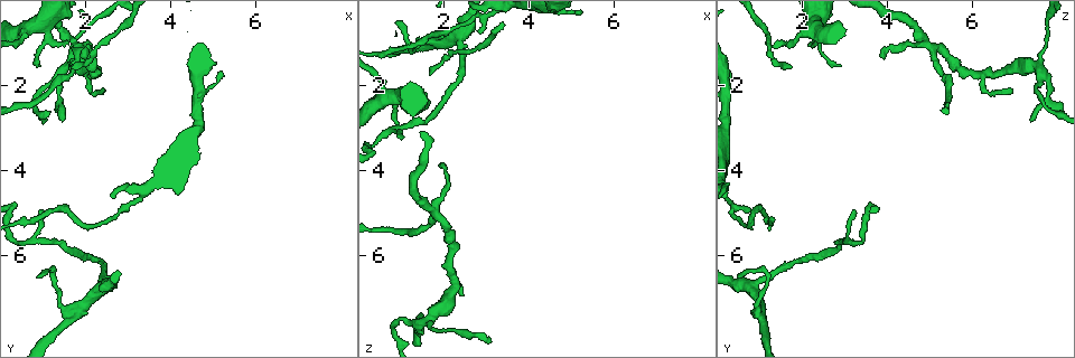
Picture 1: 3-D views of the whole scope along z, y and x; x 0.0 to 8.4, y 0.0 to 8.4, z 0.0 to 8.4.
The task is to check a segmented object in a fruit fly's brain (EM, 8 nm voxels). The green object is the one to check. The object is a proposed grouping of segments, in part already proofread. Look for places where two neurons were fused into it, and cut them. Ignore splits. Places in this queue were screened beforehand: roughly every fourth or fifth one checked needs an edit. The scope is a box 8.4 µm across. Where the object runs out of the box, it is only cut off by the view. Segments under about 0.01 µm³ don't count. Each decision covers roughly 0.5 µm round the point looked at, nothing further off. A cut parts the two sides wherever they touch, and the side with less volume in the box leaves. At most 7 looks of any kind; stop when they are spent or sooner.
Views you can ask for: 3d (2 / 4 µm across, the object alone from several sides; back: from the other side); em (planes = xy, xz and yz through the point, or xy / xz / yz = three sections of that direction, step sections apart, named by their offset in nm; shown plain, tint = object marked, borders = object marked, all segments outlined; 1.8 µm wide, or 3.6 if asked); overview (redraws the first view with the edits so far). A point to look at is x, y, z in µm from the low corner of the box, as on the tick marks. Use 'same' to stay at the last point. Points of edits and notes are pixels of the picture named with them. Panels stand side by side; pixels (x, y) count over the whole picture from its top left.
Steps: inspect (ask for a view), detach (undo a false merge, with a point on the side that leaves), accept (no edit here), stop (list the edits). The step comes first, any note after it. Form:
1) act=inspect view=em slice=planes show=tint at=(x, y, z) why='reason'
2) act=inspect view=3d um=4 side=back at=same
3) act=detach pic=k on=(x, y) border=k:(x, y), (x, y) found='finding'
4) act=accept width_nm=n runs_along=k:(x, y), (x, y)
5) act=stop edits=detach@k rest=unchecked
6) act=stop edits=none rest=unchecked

act=inspect view=em slice=xy step=4 show=tint at=(1.90, 1.15, 5.00)

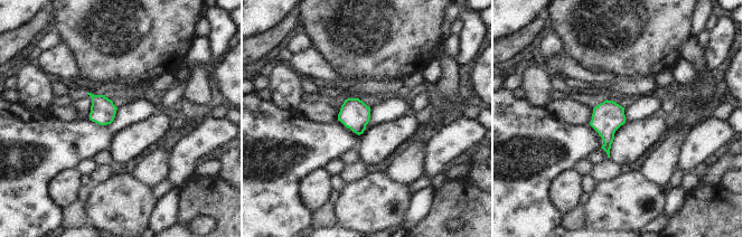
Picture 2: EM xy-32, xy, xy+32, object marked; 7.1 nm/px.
act=accept width_nm=180 found='all the same neuron'

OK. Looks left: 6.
act=inspect view=em slice=yz step=4 show=tint at=(1.80, 7.25, 0.95) why='calibre changes'

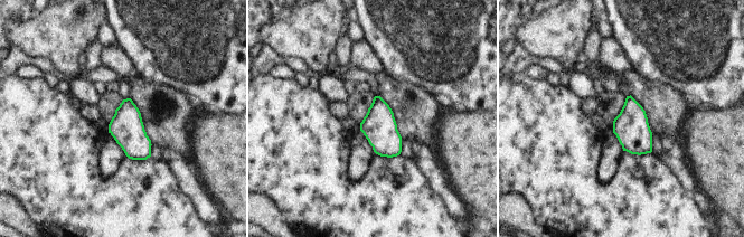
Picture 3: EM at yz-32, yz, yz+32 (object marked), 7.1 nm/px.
act=inspect view=em slice=planes show=tint at=same

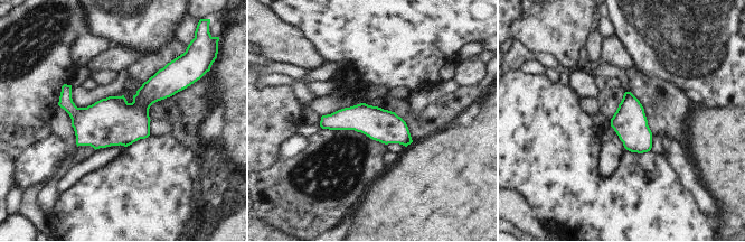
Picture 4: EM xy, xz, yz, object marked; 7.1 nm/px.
act=accept runs_along=4:(322, 123), (374, 121), (408, 140) found='one neuron here'

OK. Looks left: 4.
act=inspect view=em slice=planes show=plain at=(1.40, 1.95, 7.85) why='calibre changes'

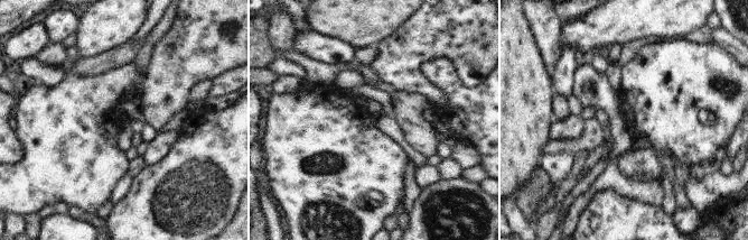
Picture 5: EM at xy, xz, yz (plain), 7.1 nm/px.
act=inspect view=em slice=planes show=tint at=same

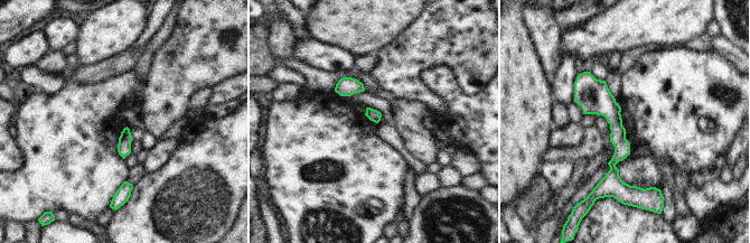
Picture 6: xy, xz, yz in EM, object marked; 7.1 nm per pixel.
act=accept width_nm=90 found='one neuron here'

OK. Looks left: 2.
act=stop edits=none rest=unchecked

